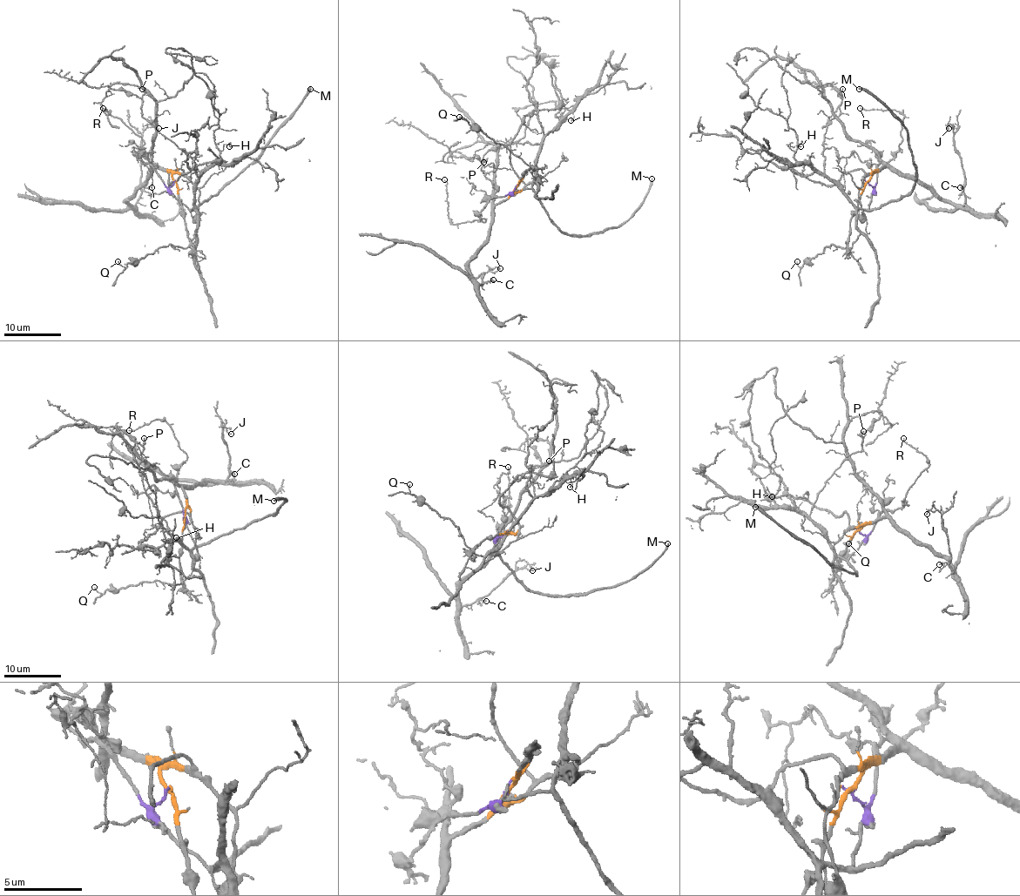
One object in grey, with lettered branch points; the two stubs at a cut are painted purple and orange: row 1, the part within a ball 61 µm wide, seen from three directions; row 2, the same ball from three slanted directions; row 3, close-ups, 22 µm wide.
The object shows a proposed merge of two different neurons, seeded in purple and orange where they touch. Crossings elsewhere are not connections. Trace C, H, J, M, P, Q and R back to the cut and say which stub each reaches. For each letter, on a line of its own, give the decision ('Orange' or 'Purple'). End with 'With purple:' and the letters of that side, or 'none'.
C: Orange
H: Purple
J: Orange
M: Purple
P: Purple
Q: Orange
R: Purple
With purple: H, M, P, R

